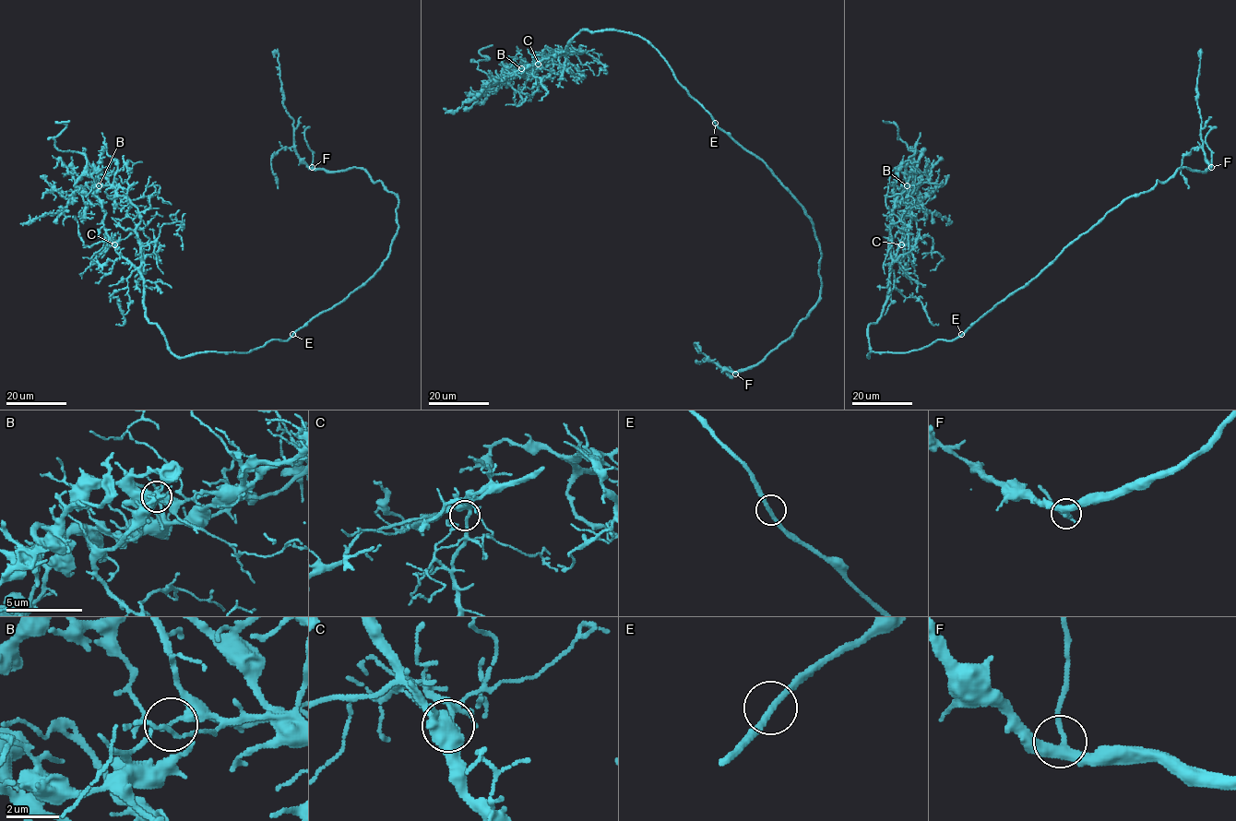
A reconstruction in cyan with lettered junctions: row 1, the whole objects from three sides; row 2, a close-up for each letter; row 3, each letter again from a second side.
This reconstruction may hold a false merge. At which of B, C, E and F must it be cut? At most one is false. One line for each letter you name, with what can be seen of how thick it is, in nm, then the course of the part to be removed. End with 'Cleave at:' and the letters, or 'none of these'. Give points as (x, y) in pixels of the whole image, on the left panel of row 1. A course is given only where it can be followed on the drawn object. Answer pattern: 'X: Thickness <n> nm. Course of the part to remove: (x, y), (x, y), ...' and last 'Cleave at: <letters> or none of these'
B: Thickness 200 nm. Course of the part to remove: (98, 185), (80, 193), (76, 184), (86, 158), (55, 146), (53, 137), (65, 125), (56, 122), (69, 121)
Cleave at: B

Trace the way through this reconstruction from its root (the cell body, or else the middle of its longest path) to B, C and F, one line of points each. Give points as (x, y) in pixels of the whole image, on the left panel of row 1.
B: (292, 335), (248, 352), (177, 357), (160, 329), (146, 316), (136, 232), (140, 212), (110, 184), (98, 185)
C: (292, 335), (248, 352), (177, 357), (160, 329), (146, 316), (143, 276), (114, 244)
F: (292, 335), (379, 268), (398, 228), (398, 196), (364, 170), (312, 167)

